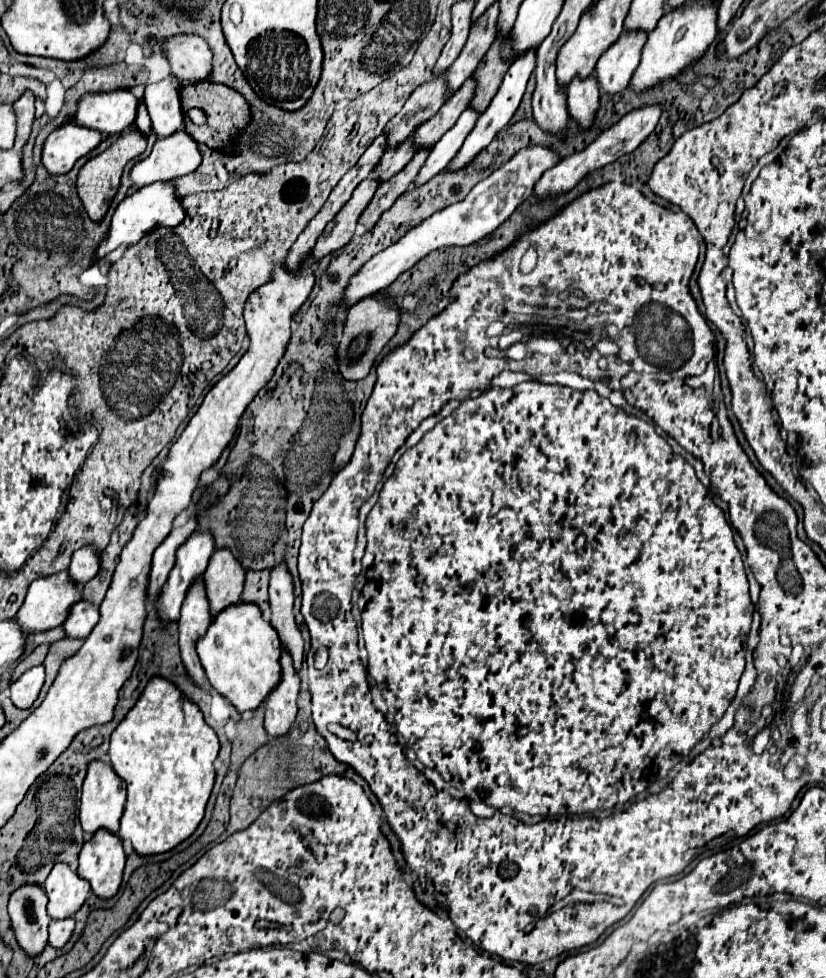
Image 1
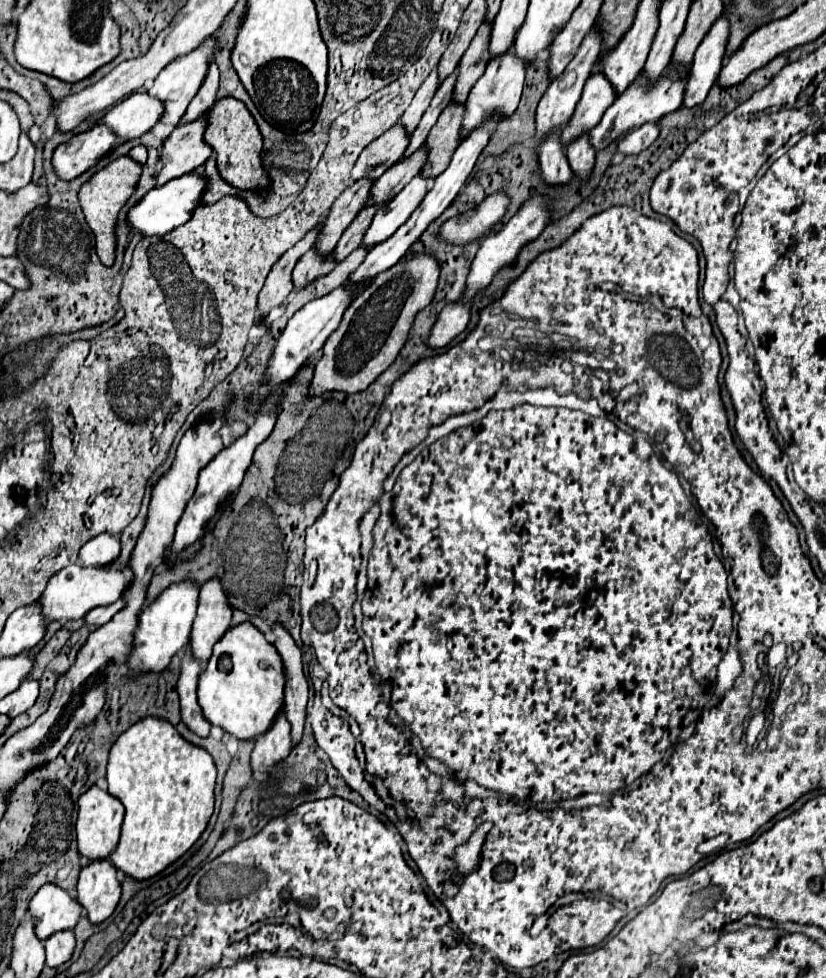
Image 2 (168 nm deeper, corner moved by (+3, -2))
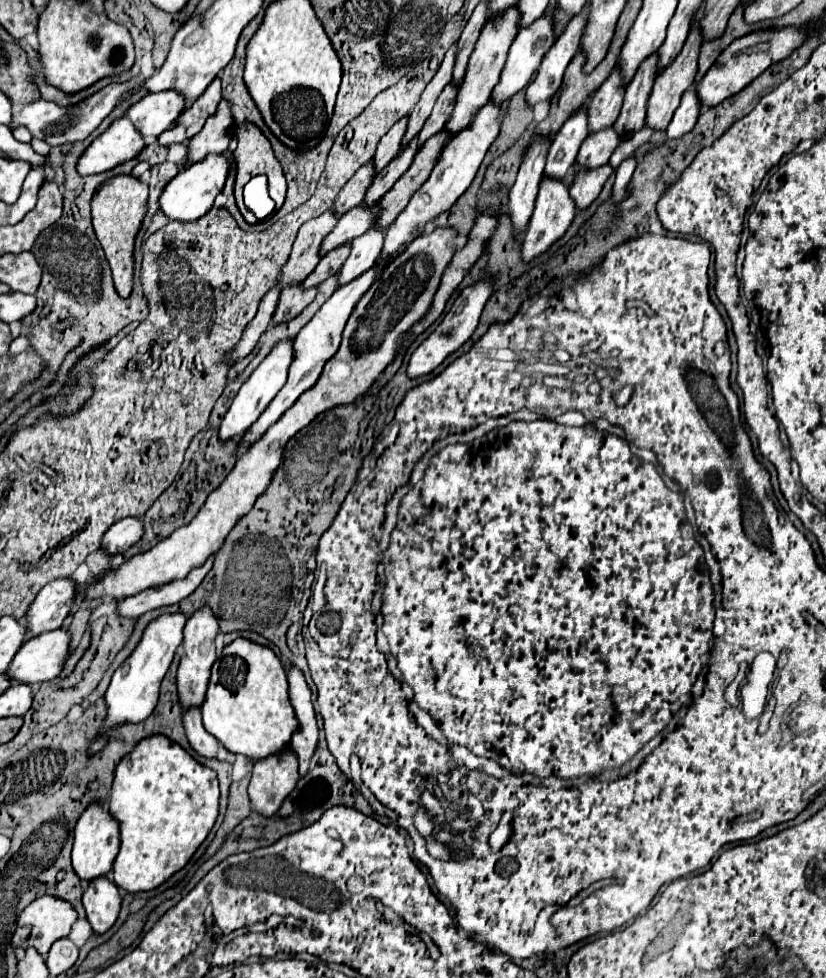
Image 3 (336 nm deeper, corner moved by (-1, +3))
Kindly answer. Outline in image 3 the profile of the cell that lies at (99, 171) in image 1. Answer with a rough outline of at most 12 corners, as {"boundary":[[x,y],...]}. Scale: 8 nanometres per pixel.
{"boundary":[[108,179],[92,199],[92,225],[120,297],[132,293],[134,241],[148,185]]}

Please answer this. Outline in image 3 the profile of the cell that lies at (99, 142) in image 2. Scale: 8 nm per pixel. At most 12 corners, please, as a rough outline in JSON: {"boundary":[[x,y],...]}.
{"boundary":[[120,117],[84,151],[78,173],[94,175],[138,157],[146,143]]}

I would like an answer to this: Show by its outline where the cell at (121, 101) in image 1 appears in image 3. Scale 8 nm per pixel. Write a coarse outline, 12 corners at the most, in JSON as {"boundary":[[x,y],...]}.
{"boundary":[[160,91],[142,97],[126,115],[146,143],[172,129],[184,95]]}

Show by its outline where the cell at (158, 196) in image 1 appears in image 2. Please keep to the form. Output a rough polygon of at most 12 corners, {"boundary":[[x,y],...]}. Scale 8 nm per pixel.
{"boundary":[[196,172],[156,186],[128,210],[138,234],[190,220],[204,192]]}

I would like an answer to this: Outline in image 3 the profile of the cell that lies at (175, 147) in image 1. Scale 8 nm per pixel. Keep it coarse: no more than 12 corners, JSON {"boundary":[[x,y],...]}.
{"boundary":[[226,99],[188,141],[190,161],[224,153],[234,115]]}

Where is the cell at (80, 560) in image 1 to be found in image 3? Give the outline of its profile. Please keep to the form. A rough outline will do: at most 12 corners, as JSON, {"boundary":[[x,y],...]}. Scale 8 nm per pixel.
{"boundary":[[138,517],[116,521],[104,535],[106,553],[116,555],[138,543]]}

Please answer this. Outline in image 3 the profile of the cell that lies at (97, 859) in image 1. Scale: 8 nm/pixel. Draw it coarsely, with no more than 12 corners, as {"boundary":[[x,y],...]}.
{"boundary":[[106,877],[88,883],[82,903],[94,933],[120,913],[118,887]]}

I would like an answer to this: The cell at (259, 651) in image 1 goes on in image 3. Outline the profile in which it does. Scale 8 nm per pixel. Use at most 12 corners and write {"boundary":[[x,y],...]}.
{"boundary":[[222,649],[202,721],[224,749],[278,755],[300,729],[280,659]]}

